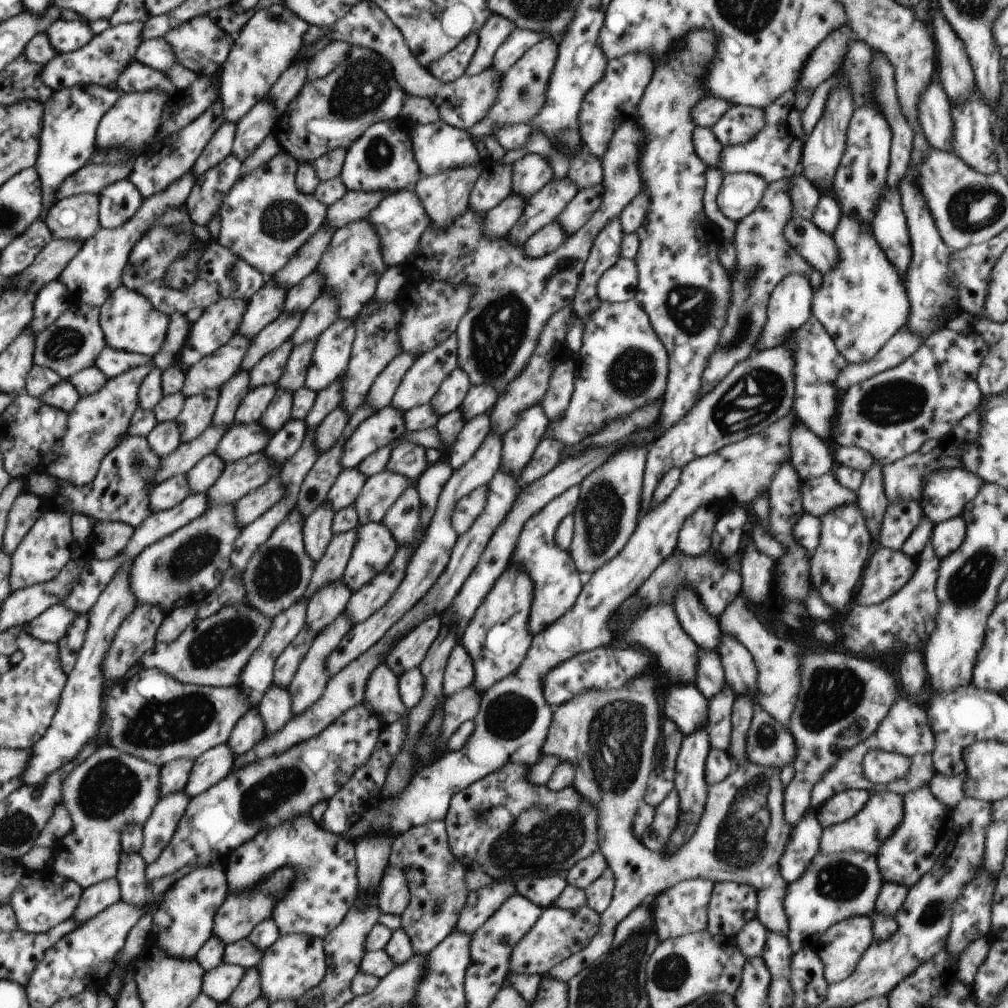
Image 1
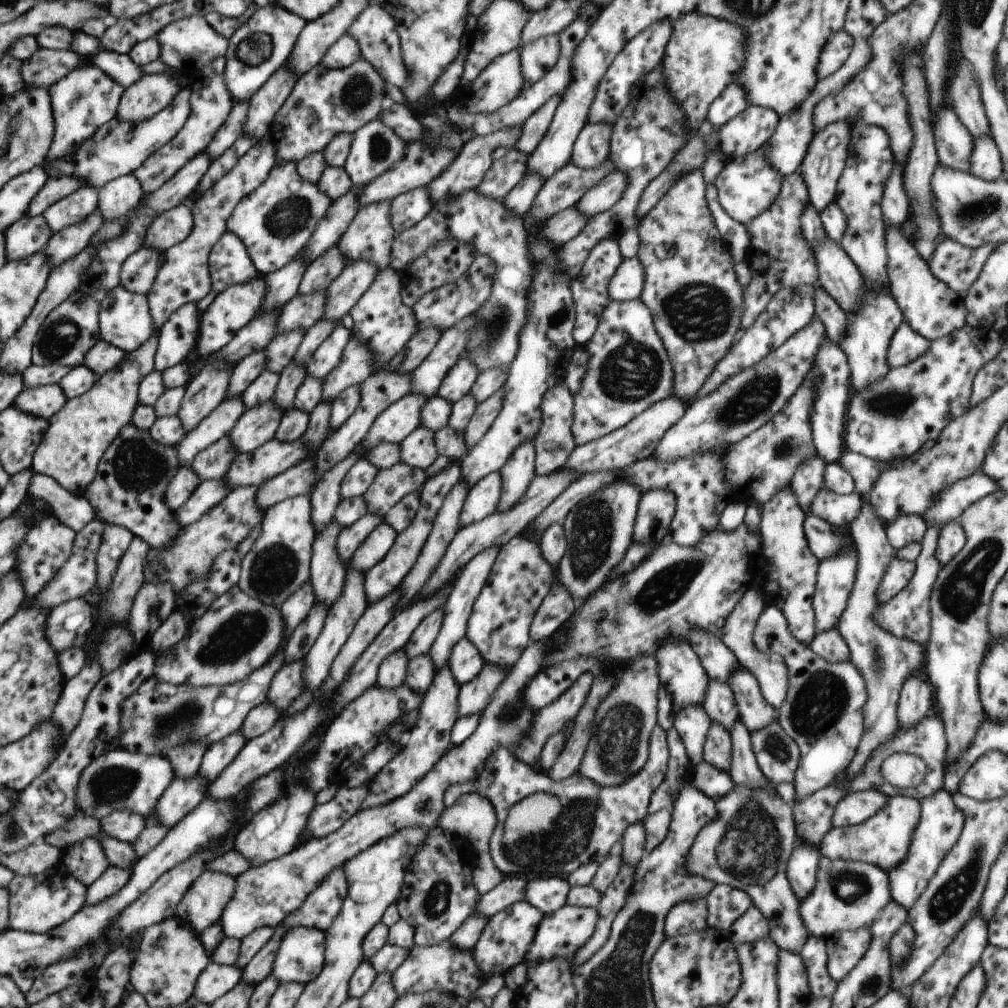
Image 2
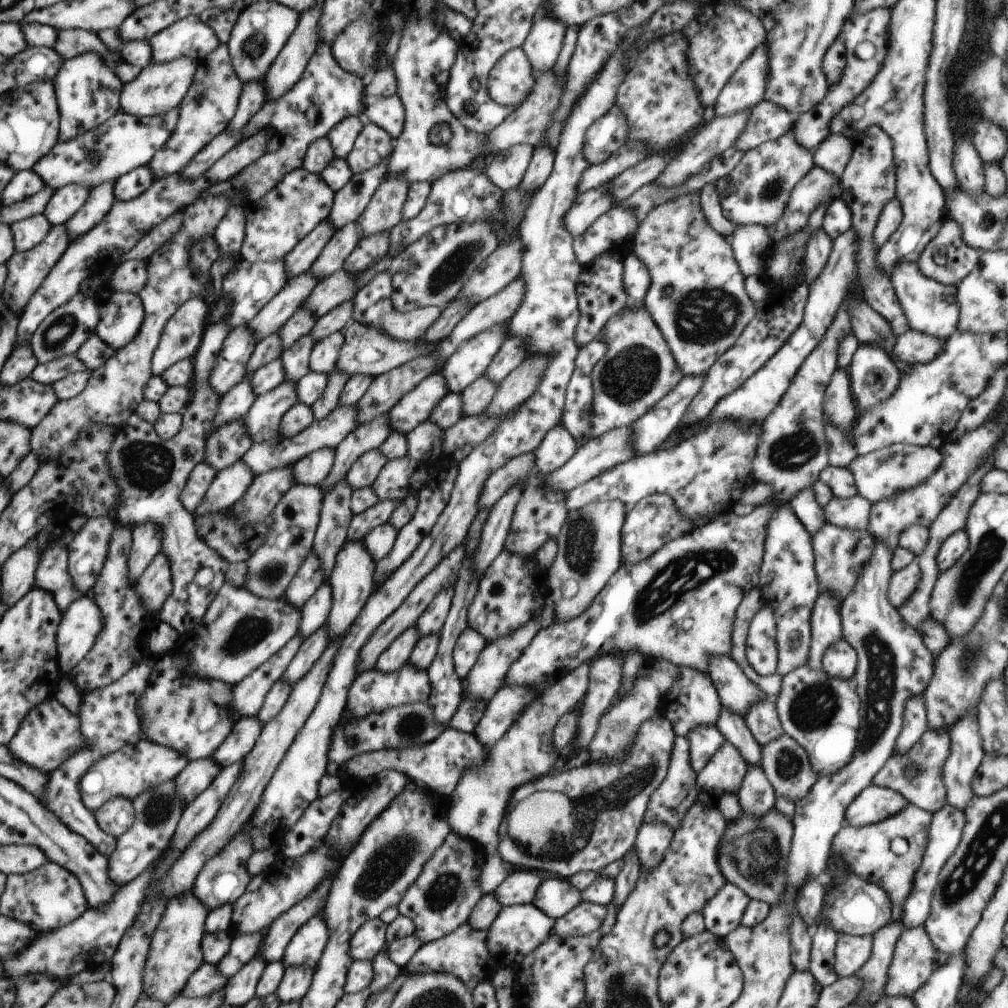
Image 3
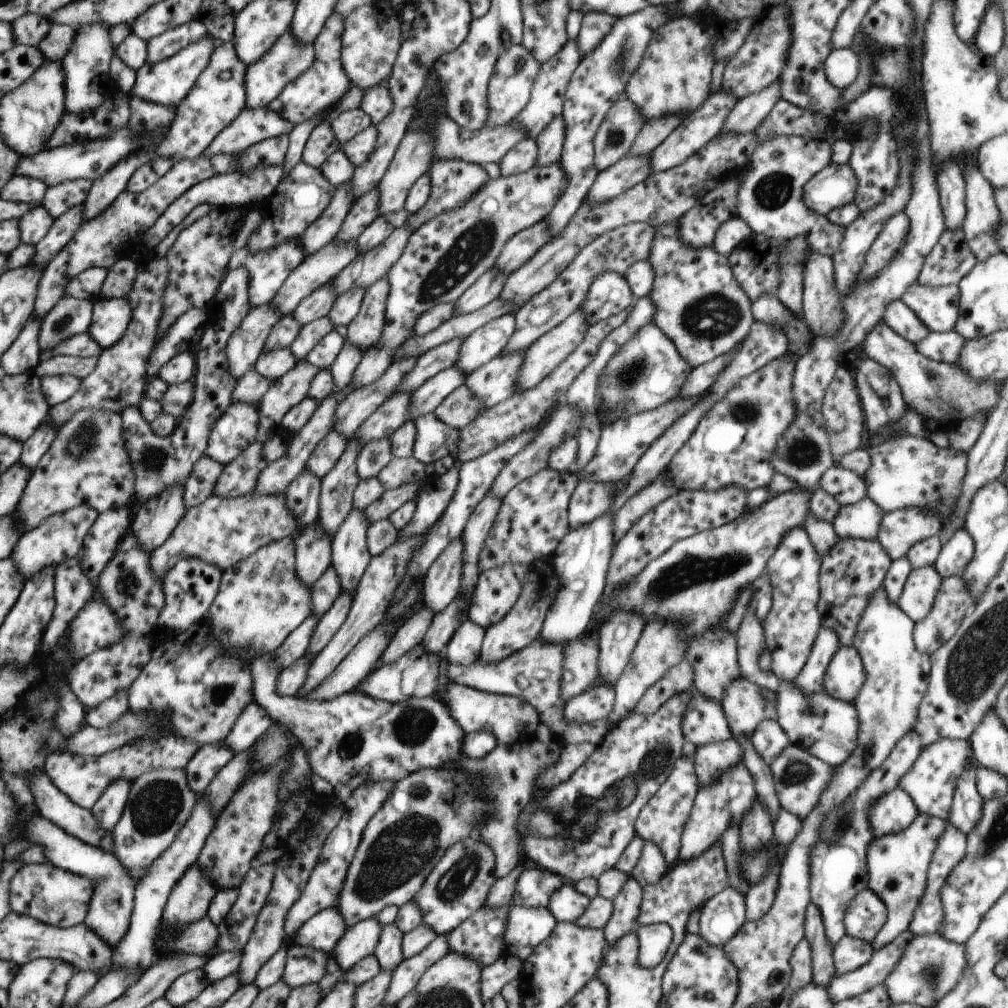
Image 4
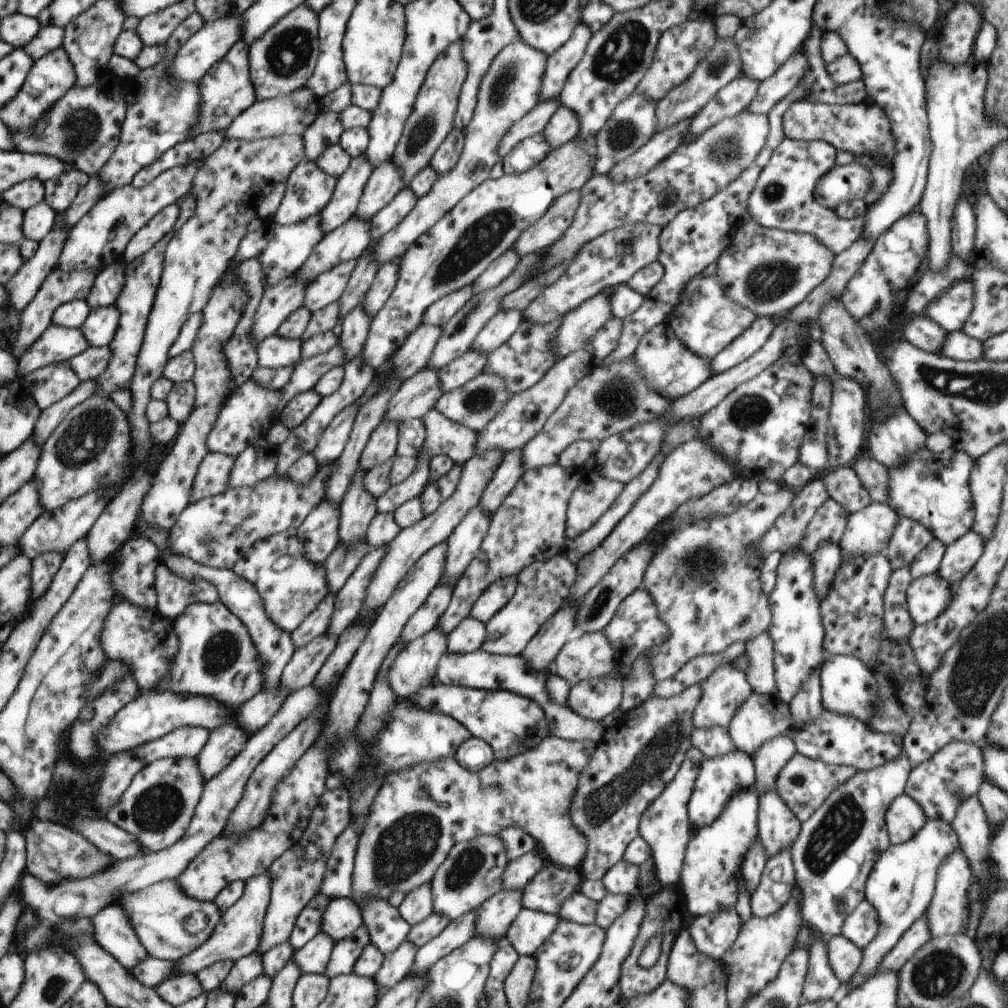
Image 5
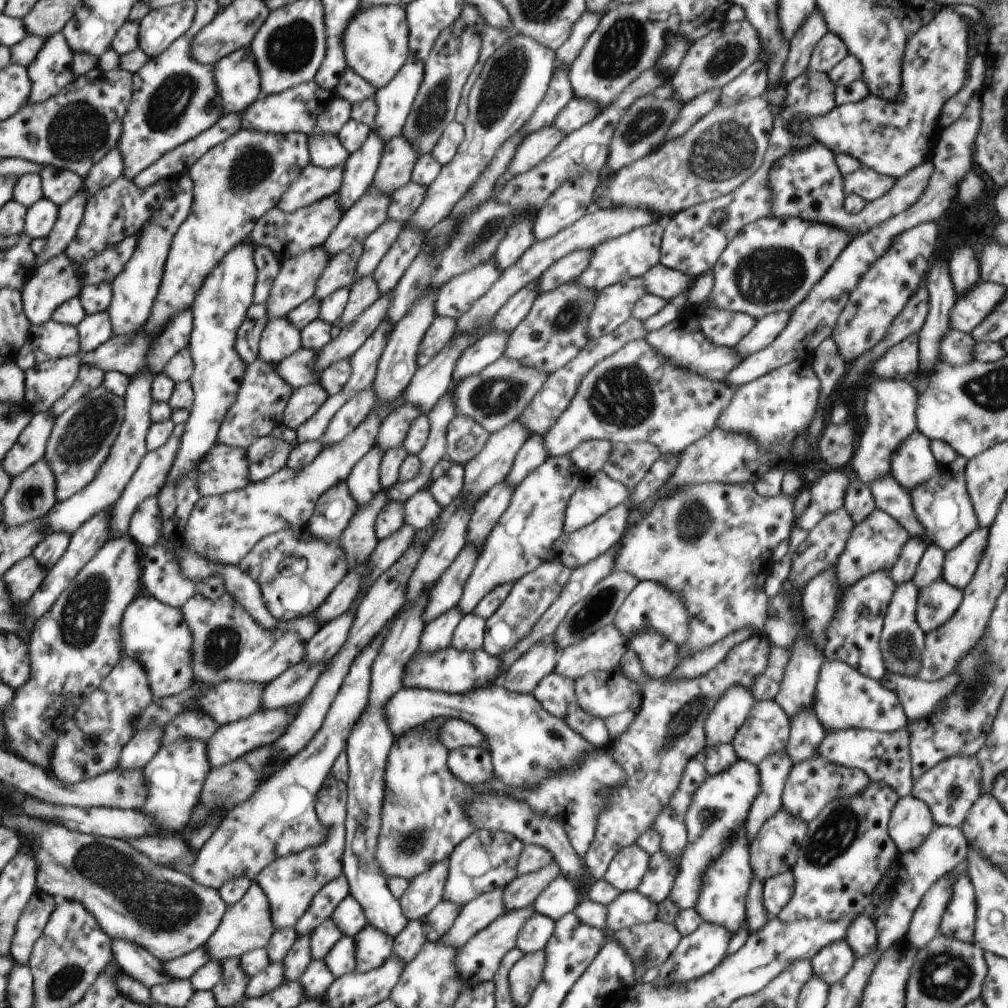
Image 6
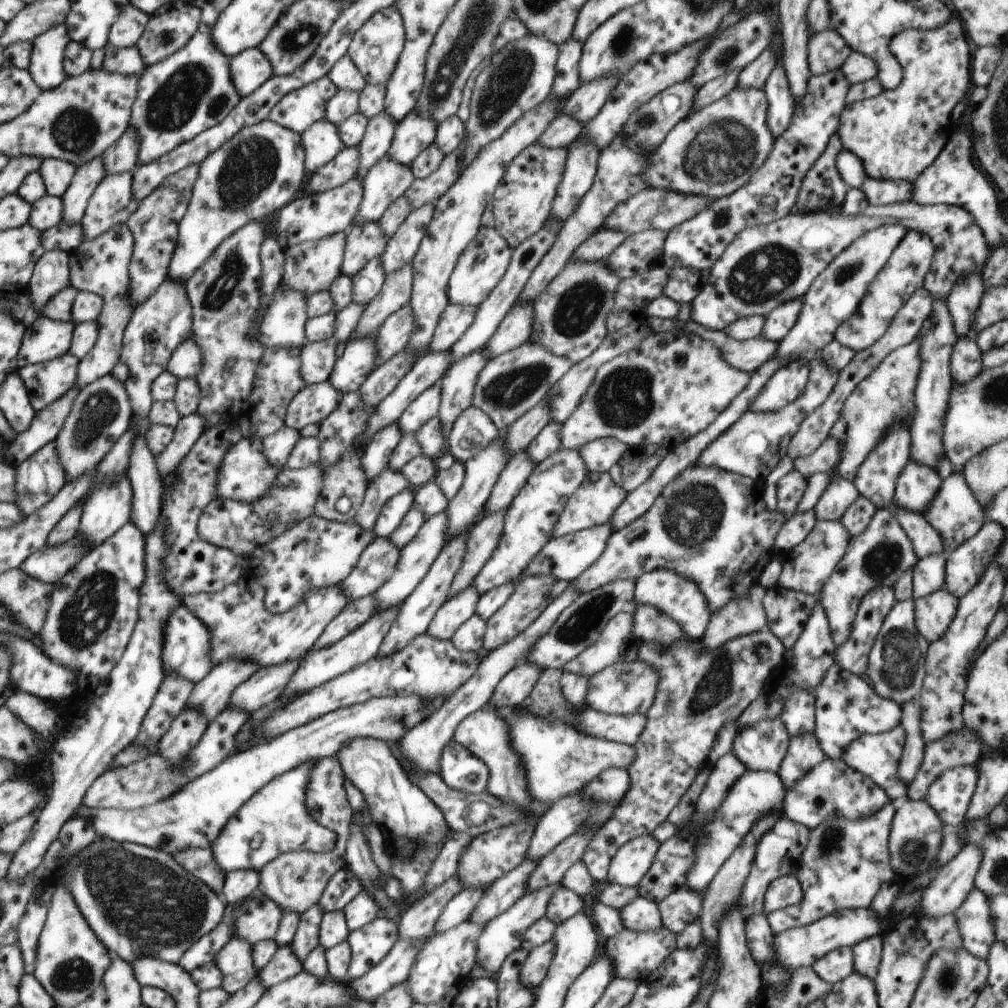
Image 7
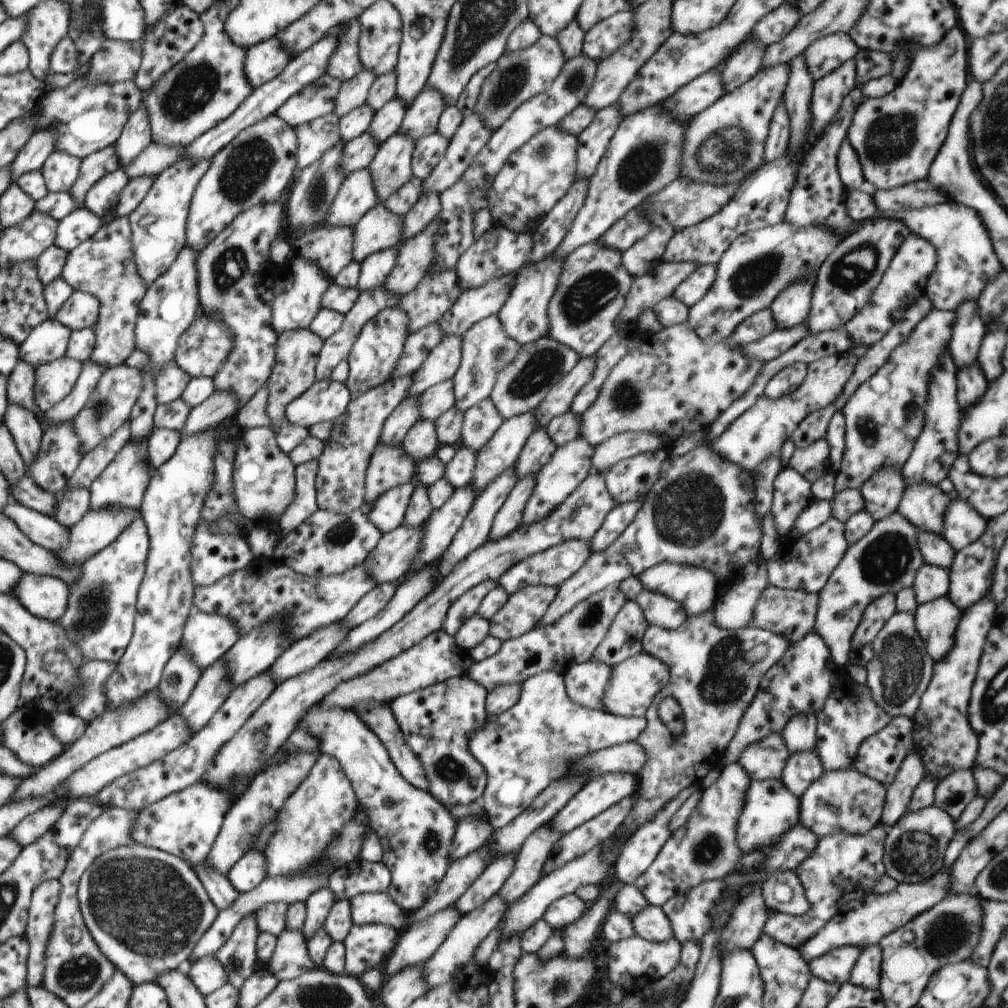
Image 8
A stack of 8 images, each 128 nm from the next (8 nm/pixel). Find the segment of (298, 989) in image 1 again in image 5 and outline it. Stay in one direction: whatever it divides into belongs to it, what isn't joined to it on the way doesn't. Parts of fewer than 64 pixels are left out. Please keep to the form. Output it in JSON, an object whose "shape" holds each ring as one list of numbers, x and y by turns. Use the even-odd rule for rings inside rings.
{"shape":[[342,897,330,901,322,916,320,928,336,942,350,936,362,925,361,908,351,897]]}

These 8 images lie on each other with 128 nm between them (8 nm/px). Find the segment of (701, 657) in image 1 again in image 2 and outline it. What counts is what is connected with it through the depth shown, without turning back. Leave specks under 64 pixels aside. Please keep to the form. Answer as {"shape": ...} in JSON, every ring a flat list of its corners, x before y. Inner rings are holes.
{"shape":[[709,680,702,706,709,719,718,722,721,726,724,726,724,729,730,730,739,718,732,690,725,682]]}

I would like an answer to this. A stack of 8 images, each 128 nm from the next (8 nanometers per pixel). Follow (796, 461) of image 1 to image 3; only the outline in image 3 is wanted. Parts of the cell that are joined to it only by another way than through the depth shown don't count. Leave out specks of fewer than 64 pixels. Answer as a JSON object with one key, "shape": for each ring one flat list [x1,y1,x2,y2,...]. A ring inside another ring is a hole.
{"shape":[[812,487,800,490,794,498,788,501,788,505,810,534,818,532,820,526,826,524,824,512,822,512,822,507,816,502,816,498,814,498]]}

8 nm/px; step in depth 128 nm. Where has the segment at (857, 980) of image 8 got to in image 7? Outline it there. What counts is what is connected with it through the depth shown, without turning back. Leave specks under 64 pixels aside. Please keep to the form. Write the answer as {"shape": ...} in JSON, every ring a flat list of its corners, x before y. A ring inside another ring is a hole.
{"shape":[[875,935,852,947,853,968,855,972,874,981,883,952,883,941]]}

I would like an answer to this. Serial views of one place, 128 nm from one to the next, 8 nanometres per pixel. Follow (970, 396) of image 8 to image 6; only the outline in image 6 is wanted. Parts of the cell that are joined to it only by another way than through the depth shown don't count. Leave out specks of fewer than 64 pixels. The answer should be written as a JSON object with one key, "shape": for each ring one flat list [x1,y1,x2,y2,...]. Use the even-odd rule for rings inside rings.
{"shape":[[950,329,939,343,939,360,951,366,971,362,974,346,975,341,970,333]]}

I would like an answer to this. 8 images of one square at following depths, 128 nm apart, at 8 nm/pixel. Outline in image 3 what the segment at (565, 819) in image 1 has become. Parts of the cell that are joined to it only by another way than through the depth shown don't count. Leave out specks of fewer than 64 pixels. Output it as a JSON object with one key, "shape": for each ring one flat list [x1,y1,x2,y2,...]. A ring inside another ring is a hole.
{"shape":[[662,710,654,717,644,720,636,738,632,742,630,752,626,754,622,764,602,764,602,762,588,761,580,768,562,770,560,774,548,774,534,782,526,782,512,792,510,808,538,790,556,790,566,794,572,802,572,820,574,826,564,830,564,836,554,836,542,848,524,846,514,842,508,836,505,820,500,825,498,836,498,852,502,860,511,870,532,870,534,872,550,872,560,874,560,878,569,879,579,872,596,872,600,875,602,870,622,859,623,856,635,848,635,840,640,830,648,801,652,793,662,784,668,774,670,757,674,748,676,734,672,722,663,716],[449,726,430,744,422,744,422,746,412,744,412,746,398,748,398,750,386,748,386,750,380,750,380,752,368,752,368,754,360,754,360,756,352,758,346,766,348,774,342,780,342,784,345,786,347,781,356,779,356,776,364,780,366,777,377,775,381,770,398,770,398,772,406,774,412,781,420,782,422,780,422,782,427,782,434,793,448,796,452,795,452,792,458,786,464,770,474,768,478,764,484,764,486,750,488,748,480,746,480,742,478,742,474,733,460,732],[586,796,592,796,584,800],[582,798,582,800,580,800]]}

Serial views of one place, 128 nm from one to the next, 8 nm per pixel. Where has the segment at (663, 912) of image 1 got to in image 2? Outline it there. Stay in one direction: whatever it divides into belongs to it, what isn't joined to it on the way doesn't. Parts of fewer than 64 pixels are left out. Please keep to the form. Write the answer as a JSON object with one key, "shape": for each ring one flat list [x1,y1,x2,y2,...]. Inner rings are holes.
{"shape":[[704,897,677,903,666,916,665,936,678,937,706,930,708,928,707,909,707,901]]}

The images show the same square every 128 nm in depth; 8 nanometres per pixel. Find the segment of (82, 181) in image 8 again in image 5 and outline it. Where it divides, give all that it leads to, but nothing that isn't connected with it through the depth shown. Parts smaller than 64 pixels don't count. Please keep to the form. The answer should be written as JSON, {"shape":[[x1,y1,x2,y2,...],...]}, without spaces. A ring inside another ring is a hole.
{"shape":[[58,212,54,220,54,228,38,243,36,254,25,261,20,270,12,276,12,280,5,284,6,292,10,296,10,306,21,314,48,274,56,268,62,256,63,246,71,230,66,228,64,214]]}

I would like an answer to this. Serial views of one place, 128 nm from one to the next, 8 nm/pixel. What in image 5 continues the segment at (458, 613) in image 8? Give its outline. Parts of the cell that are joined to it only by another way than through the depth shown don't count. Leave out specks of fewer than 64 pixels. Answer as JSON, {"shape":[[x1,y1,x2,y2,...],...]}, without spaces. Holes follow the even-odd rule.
{"shape":[[438,626,404,647,404,650,396,656,396,662,392,664,392,668,388,672,388,684,396,692,398,700,406,701,412,694,431,685,432,678,436,676,439,660,447,650,448,636]]}

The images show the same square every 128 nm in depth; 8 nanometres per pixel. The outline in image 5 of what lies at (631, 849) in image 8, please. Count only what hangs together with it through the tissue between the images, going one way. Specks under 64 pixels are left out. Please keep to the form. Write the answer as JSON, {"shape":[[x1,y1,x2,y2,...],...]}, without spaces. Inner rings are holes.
{"shape":[[624,858,601,878,608,893,612,894,638,894,638,876,640,865,624,862]]}

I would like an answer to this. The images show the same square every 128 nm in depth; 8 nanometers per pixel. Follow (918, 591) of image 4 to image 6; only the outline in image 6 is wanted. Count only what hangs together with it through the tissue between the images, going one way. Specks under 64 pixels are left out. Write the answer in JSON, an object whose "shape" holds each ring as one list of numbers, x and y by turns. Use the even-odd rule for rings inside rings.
{"shape":[[942,578,932,582,929,586,919,590,917,595,917,608,915,611,915,620,924,634,935,630,944,622,947,622,960,607,963,600,963,590,948,585]]}

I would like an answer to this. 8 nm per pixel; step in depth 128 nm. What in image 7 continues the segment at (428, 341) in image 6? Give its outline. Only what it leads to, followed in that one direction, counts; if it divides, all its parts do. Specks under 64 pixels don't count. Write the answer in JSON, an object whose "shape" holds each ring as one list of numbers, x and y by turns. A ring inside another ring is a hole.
{"shape":[[448,304,436,326,429,353,448,351,464,332,472,325,477,308]]}

